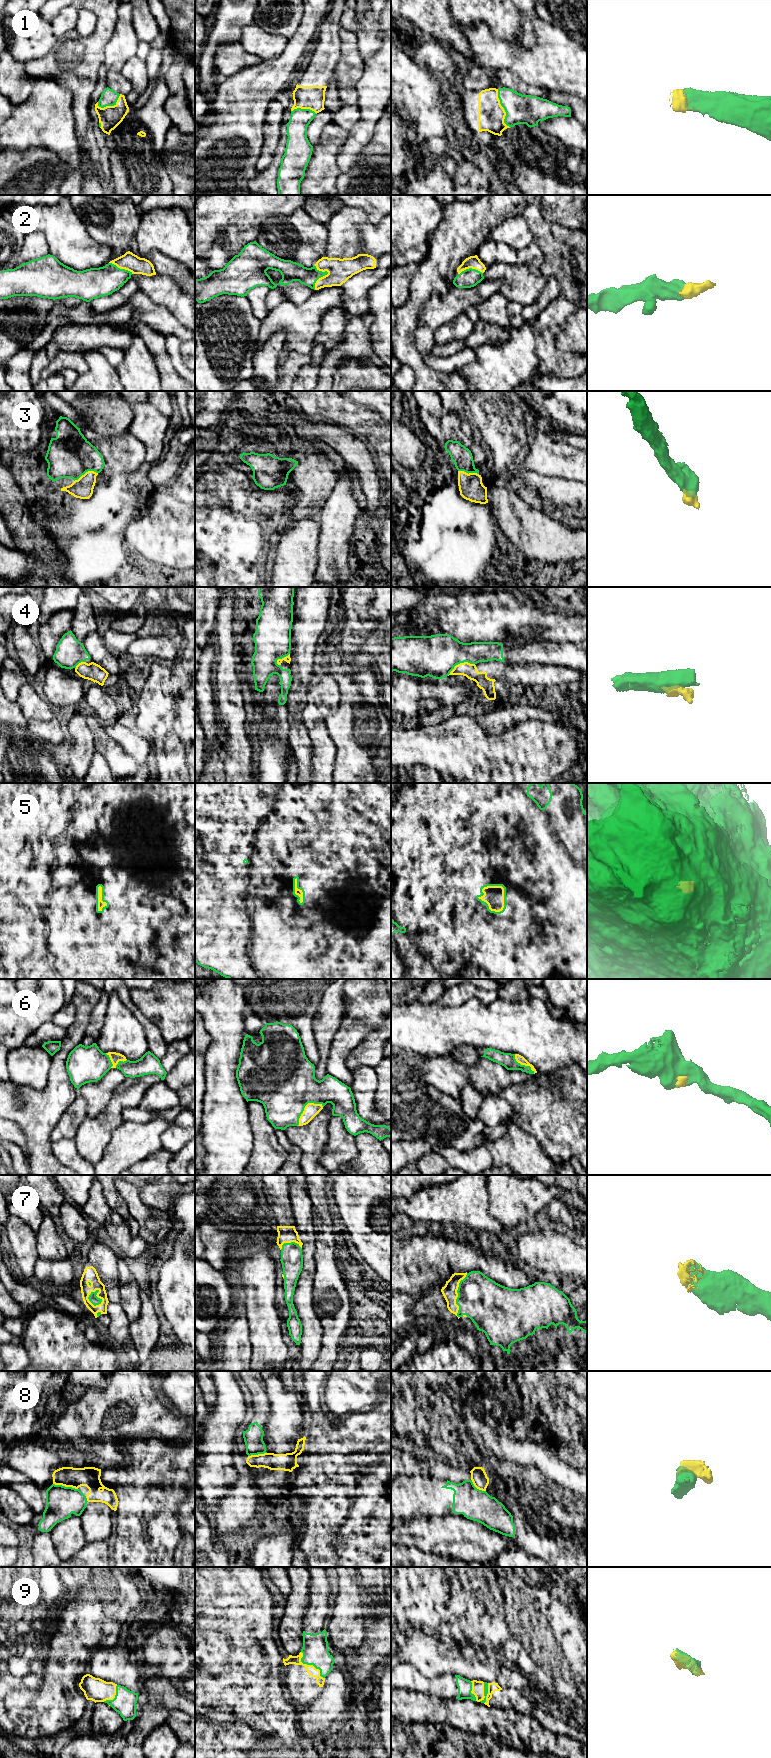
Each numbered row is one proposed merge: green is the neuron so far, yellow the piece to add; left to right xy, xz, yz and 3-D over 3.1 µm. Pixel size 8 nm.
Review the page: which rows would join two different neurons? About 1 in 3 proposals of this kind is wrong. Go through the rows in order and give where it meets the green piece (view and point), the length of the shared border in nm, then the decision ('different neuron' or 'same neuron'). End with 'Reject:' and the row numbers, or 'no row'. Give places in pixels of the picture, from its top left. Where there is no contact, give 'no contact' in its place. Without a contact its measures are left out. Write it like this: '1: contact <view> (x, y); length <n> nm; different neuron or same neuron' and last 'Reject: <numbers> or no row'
1: contact yz (504, 109); length 320 nm; same neuron
2: contact xz (324, 275); length 200 nm; same neuron
3: contact xy (85, 472); length 200 nm; same neuron
4: contact yz (460, 662); length 240 nm; different neuron
5: contact yz (485, 902); length 240 nm; same neuron
6: contact xz (304, 1107); length 260 nm; same neuron
7: contact yz (458, 1295); length 360 nm; same neuron
8: contact xy (64, 1486); length 200 nm; different neuron
9: contact yz (484, 1693); length 180 nm; same neuron
Reject: 4, 8

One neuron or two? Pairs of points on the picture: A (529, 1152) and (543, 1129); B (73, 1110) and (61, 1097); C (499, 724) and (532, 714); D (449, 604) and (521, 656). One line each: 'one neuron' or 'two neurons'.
A: two neurons
B: two neurons
C: one neuron
D: two neurons

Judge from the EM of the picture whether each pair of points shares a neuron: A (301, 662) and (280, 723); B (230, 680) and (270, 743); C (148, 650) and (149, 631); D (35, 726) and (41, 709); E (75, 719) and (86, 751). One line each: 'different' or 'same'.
A: different
B: different
C: different
D: different
E: same

